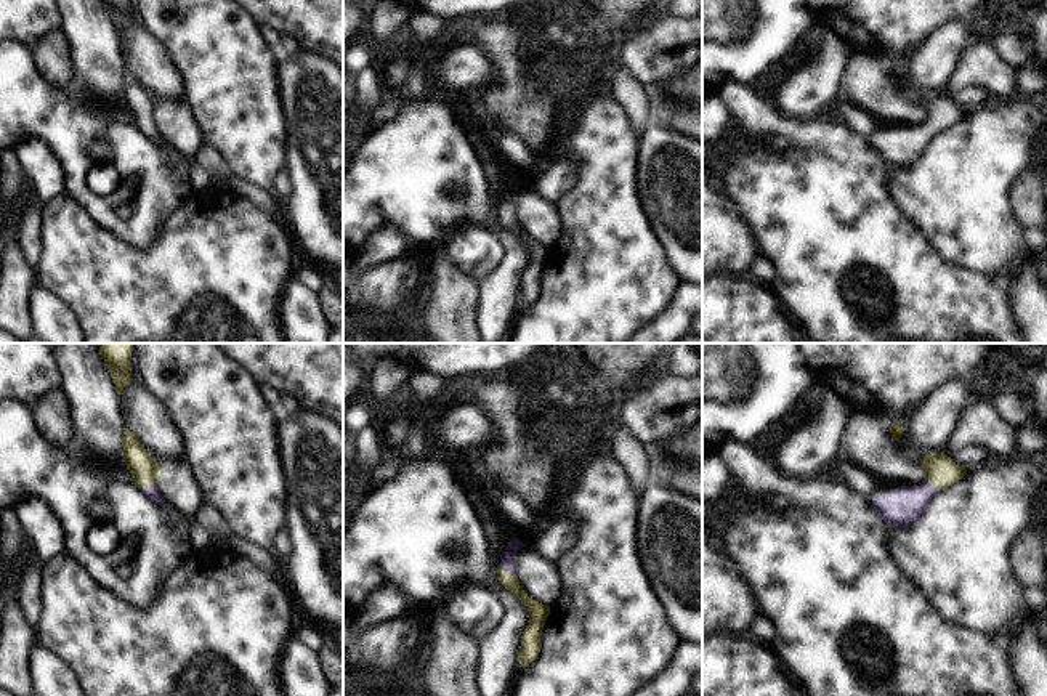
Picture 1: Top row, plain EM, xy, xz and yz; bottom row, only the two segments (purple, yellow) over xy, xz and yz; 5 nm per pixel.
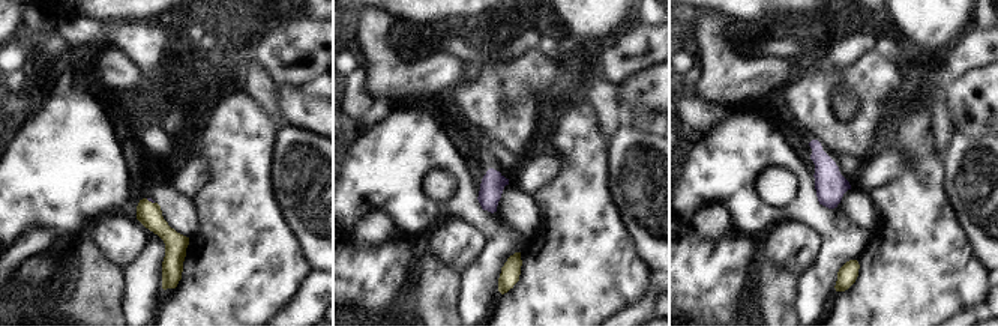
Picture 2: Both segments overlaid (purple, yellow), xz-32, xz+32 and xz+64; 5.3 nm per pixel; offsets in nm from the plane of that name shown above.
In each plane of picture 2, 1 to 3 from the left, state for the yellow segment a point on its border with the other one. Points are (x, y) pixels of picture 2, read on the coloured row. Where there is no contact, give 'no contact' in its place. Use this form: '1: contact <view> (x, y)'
1: contact xz-32 (150, 200)
2: no contact
3: no contact

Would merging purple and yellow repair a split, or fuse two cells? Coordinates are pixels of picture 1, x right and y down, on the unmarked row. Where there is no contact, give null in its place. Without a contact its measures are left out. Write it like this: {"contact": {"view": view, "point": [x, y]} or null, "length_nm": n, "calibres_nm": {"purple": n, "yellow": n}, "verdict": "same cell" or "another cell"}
{"contact": {"view": "xz", "point": [507, 212]}, "length_nm": 110, "calibres_nm": {"purple": 70, "yellow": 80}, "verdict": "same cell"}

